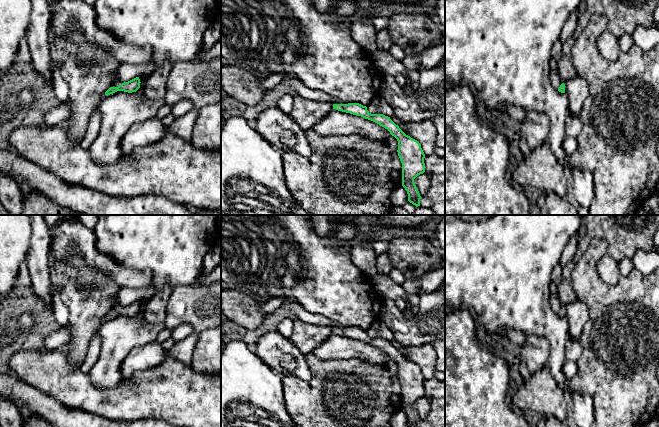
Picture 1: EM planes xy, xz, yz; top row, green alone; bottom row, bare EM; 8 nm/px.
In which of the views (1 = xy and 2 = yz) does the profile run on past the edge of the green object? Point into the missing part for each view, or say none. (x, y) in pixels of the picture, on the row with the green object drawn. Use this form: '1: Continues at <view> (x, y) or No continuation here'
1: Continues at xy (116, 82)
2: Continues at yz (554, 75)

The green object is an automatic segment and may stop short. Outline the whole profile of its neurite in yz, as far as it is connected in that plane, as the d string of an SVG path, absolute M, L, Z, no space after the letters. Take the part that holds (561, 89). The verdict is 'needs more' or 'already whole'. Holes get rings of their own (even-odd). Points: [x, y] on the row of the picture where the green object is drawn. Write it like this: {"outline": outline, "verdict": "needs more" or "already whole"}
{"outline": "M551 70L550 79L552 86L561 93L565 93L565 84L561 82L559 73L555 70Z", "verdict": "needs more"}

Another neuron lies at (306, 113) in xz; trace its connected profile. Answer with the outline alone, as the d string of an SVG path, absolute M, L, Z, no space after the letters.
M295 95L293 98L294 103L290 117L304 131L313 128L333 109L333 104L330 102L317 102L299 95Z

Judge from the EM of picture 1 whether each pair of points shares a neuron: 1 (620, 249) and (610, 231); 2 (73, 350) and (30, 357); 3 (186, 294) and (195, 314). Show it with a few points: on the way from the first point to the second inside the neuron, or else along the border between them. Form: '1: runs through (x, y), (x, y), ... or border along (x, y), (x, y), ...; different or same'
1: runs through (620, 245), (620, 241), (614, 235); same
2: border along (61, 349), (67, 359), (79, 368); different
3: runs through (186, 299), (195, 309); same

